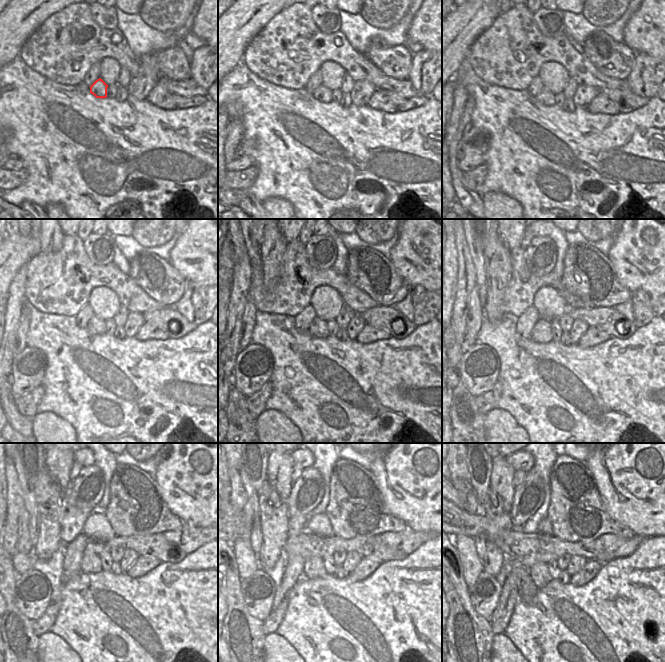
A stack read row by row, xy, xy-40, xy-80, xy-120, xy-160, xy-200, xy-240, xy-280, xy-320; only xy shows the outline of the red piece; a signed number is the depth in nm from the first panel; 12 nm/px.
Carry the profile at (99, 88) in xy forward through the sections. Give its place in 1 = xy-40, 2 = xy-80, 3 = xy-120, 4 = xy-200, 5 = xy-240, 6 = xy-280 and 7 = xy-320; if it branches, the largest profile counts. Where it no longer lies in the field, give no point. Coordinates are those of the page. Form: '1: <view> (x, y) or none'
1: xy-40 (322, 94)
2: xy-80 (545, 97)
3: xy-120 (96, 326)
4: xy-200 (541, 333)
5: xy-240 (91, 563)
6: xy-280 (314, 567)
7: xy-320 (539, 572)

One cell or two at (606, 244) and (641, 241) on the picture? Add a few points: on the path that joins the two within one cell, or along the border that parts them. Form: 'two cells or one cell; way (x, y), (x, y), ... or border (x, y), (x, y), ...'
two cells; border (621, 229), (606, 254)

